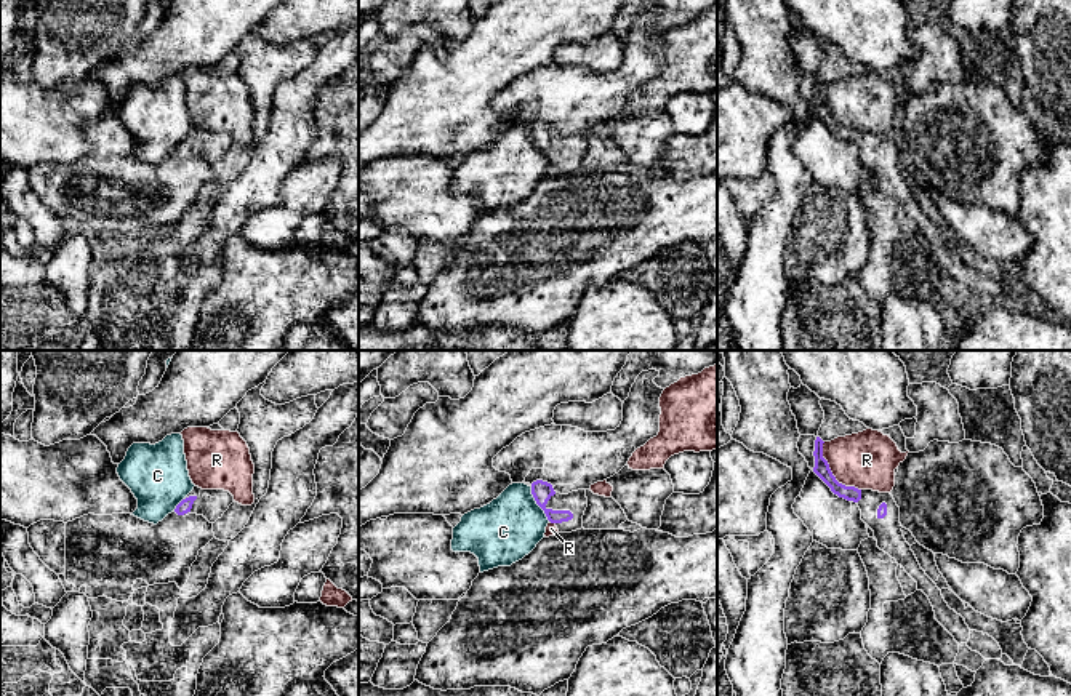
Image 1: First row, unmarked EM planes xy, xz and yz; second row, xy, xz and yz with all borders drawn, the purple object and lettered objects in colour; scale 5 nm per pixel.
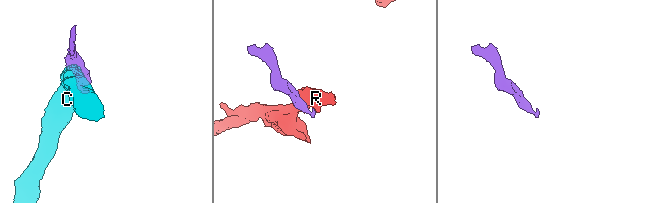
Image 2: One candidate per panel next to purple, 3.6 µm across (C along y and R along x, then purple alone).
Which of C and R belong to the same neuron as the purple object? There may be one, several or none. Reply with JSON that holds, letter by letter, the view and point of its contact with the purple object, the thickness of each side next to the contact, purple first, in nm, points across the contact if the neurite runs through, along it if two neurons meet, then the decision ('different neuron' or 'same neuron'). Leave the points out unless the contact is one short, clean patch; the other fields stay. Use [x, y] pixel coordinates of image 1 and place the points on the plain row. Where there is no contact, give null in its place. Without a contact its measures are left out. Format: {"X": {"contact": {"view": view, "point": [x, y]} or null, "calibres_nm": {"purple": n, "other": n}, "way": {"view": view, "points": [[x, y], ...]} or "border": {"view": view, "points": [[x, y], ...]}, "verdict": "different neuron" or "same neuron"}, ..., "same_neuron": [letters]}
{"C": {"contact": {"view": "xz", "point": [537, 144]}, "calibres_nm": {"purple": 100, "other": 320}, "verdict": "different neuron"}, "R": {"contact": {"view": "yz", "point": [831, 114]}, "calibres_nm": {"purple": 80, "other": 280}, "border": {"view": "yz", "points": [[823, 84], [823, 100], [831, 116], [839, 124], [860, 132]]}, "verdict": "different neuron"}, "same_neuron": []}

